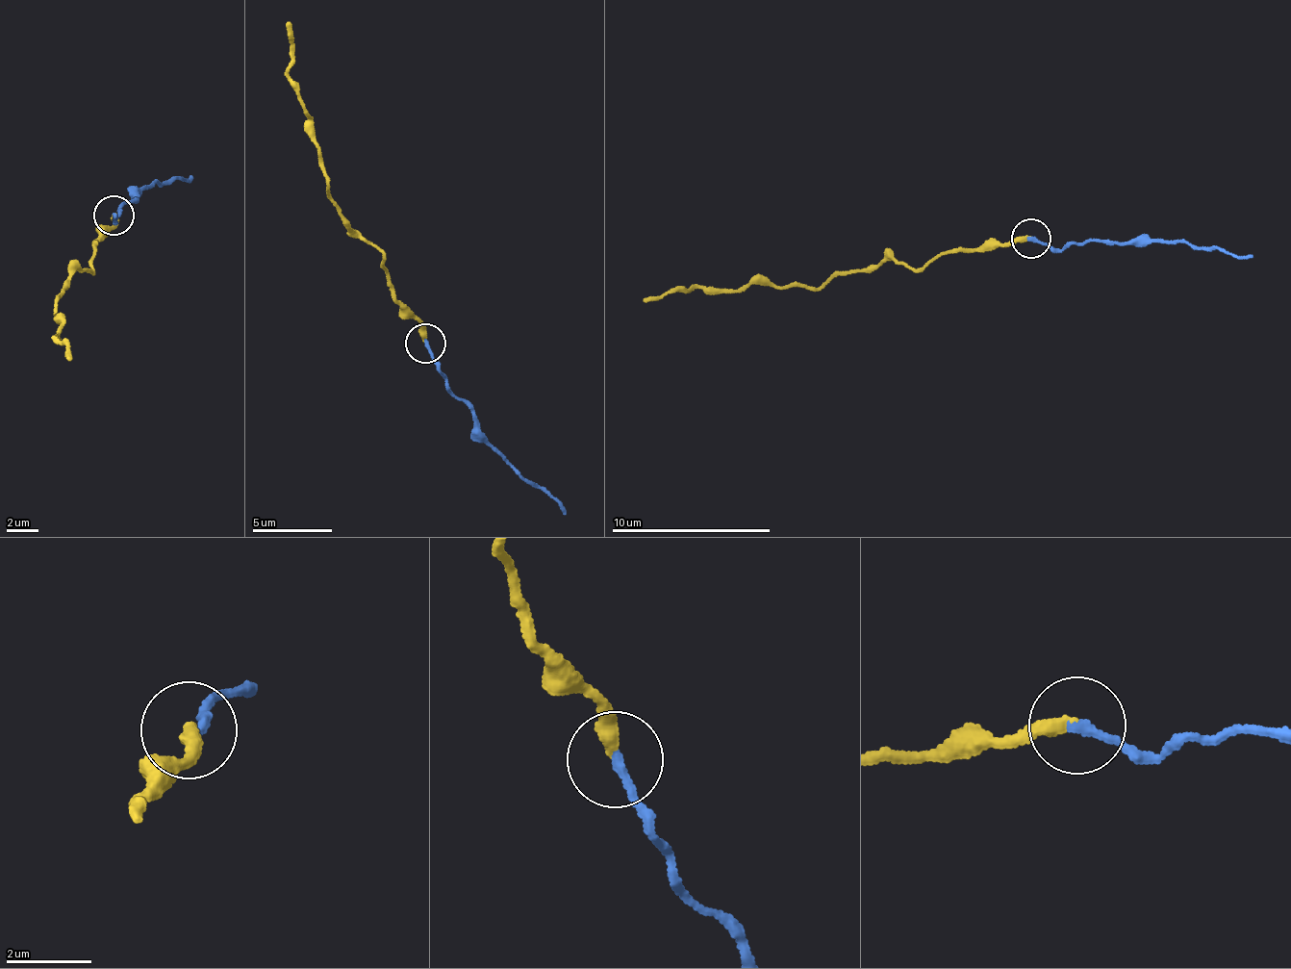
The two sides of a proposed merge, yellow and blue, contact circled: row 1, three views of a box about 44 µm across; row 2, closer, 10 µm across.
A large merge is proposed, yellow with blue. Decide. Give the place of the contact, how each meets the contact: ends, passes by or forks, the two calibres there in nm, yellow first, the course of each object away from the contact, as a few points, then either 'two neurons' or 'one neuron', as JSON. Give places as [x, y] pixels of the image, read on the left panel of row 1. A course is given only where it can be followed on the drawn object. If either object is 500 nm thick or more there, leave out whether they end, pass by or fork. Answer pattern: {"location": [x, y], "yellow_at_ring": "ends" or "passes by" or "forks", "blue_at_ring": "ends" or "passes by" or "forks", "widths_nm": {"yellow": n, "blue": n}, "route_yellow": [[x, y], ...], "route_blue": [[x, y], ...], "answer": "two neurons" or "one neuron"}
{"location": [113, 216], "yellow_at_ring": "ends", "blue_at_ring": "ends", "widths_nm": {"yellow": 320, "blue": 240}, "route_yellow": [[113, 215], [93, 271], [73, 274], [55, 313], [66, 321], [54, 341], [68, 345], [68, 358]], "route_blue": [[113, 215], [113, 220], [135, 199], [132, 195], [158, 181], [190, 177]], "answer": "one neuron"}

